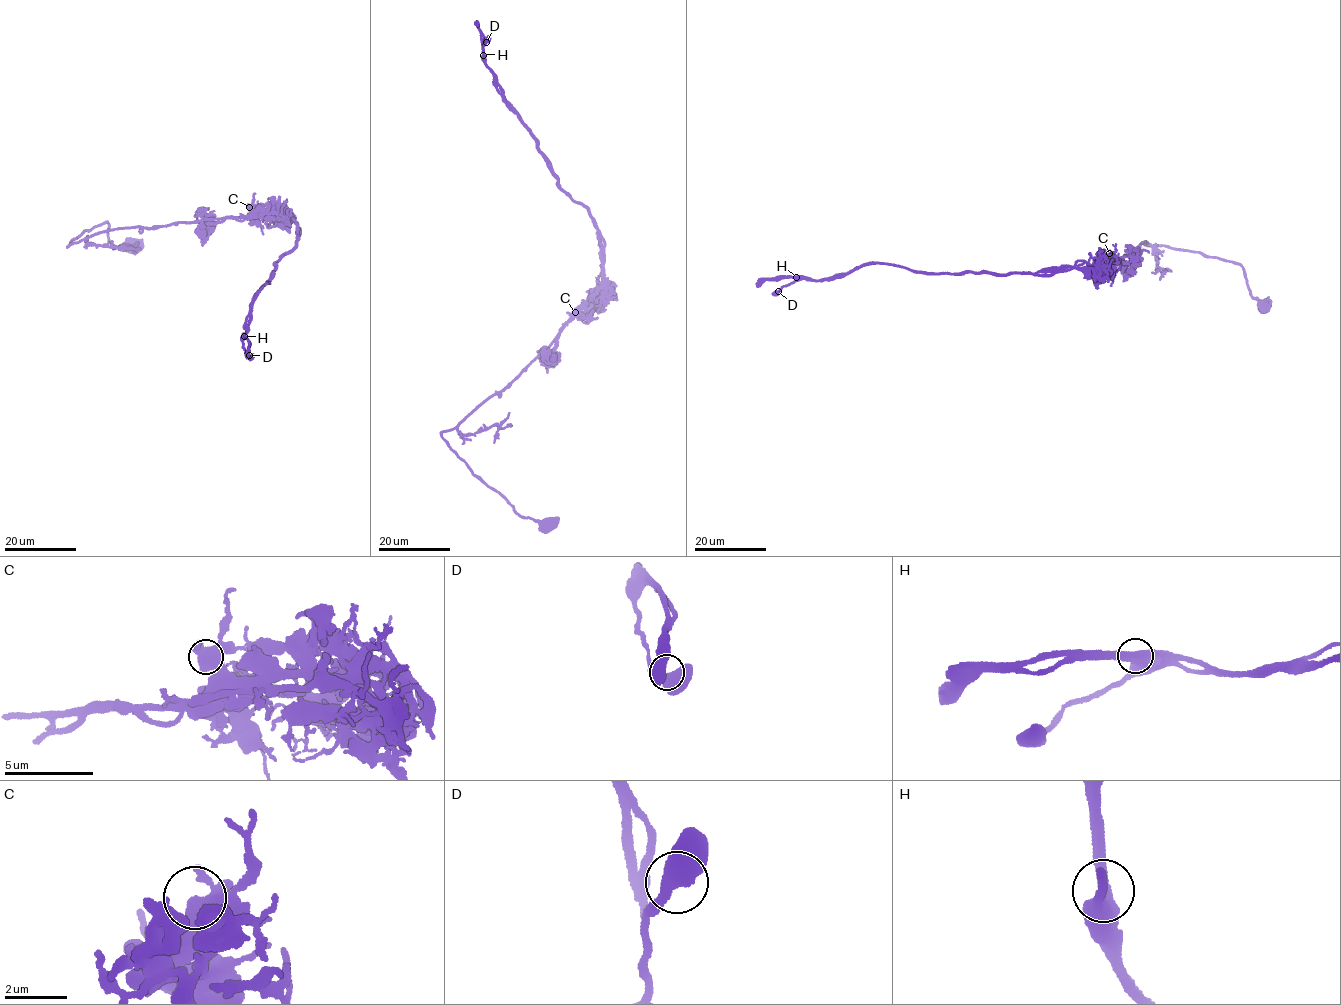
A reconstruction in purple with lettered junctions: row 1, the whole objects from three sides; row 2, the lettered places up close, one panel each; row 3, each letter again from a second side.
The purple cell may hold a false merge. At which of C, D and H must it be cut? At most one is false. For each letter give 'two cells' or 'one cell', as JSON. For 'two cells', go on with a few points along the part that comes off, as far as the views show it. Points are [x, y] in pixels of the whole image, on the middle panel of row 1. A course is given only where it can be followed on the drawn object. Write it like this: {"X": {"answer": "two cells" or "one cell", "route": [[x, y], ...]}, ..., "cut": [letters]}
{"C": {"answer": "one cell"}, "D": {"answer": "one cell"}, "H": {"answer": "two cells", "route": [[483, 55], [557, 185], [588, 210], [600, 245], [601, 282], [562, 327], [543, 358], [553, 363], [536, 350]]}, "cut": ["H"]}

